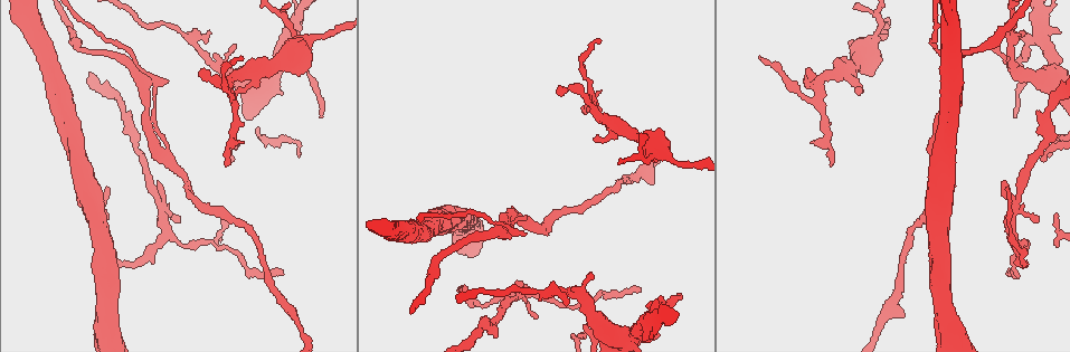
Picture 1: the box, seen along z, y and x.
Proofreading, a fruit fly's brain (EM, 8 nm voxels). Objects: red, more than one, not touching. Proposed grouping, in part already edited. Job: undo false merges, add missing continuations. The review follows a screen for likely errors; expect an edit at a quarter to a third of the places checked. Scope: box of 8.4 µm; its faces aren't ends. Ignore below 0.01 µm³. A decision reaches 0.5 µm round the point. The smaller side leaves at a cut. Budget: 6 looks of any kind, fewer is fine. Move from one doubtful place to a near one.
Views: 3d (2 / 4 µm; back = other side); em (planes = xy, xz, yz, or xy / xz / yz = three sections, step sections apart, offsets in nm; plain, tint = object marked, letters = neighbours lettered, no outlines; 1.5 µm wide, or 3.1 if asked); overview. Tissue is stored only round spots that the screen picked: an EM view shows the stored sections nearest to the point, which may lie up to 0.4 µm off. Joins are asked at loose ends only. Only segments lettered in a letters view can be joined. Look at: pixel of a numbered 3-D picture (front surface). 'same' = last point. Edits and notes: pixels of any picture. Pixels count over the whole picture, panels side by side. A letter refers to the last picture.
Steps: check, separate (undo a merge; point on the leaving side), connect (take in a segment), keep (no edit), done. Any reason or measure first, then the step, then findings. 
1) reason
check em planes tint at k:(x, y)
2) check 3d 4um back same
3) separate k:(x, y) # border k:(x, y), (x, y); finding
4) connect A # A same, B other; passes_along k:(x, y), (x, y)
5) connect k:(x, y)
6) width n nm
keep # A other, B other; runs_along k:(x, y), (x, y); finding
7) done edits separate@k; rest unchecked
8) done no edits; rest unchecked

a fork
check em planes letters at 1:(873, 43)

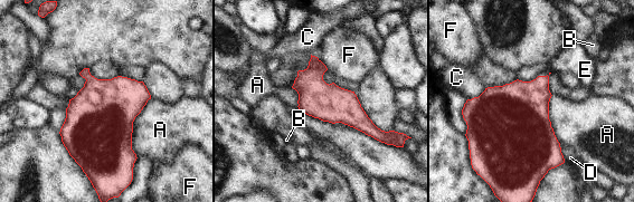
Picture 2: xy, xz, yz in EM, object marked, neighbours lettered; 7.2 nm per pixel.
keep # A other, B other, C other, D other, E other, F other; one neuron here

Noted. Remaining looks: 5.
long arm stops here
check em planes plain at 1:(281, 270)

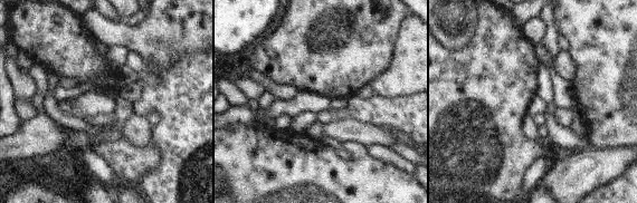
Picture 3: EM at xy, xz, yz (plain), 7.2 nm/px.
see the neighbours
check em planes letters same

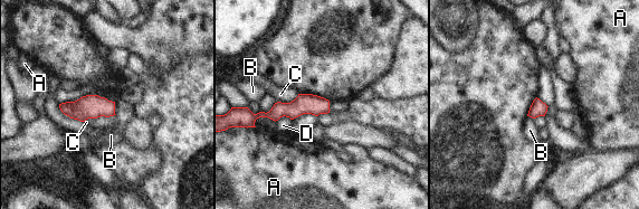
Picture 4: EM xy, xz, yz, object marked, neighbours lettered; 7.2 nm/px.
keep # A other, B other, C other, D other; border 4:(115, 114), (88, 117), (84, 122); no lettered segment goes on from it

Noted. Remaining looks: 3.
abrupt turn
check 3d 4um at 1:(127, 265)

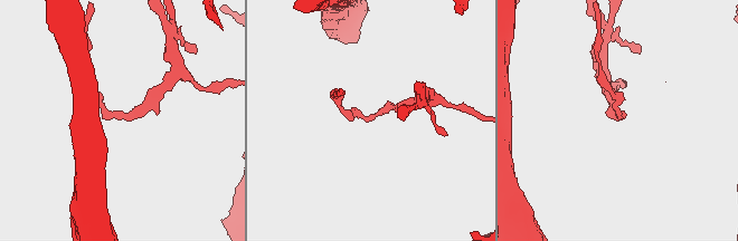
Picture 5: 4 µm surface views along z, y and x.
shape alone is not enough
check em planes letters at 5:(619, 113)

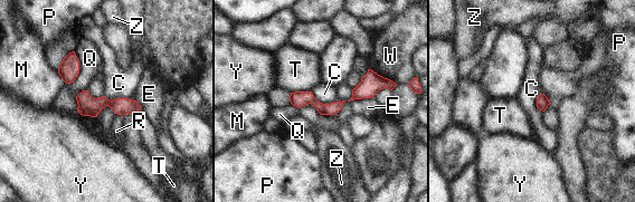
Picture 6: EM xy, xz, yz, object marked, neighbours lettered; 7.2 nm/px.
keep # C other, E other, M other, P other, Q other, R other, T other, W other, Y other, Z other; runs_along 6:(79, 97), (87, 103), (138, 107); all the same neuron

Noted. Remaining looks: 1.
done no edits; rest unchecked

